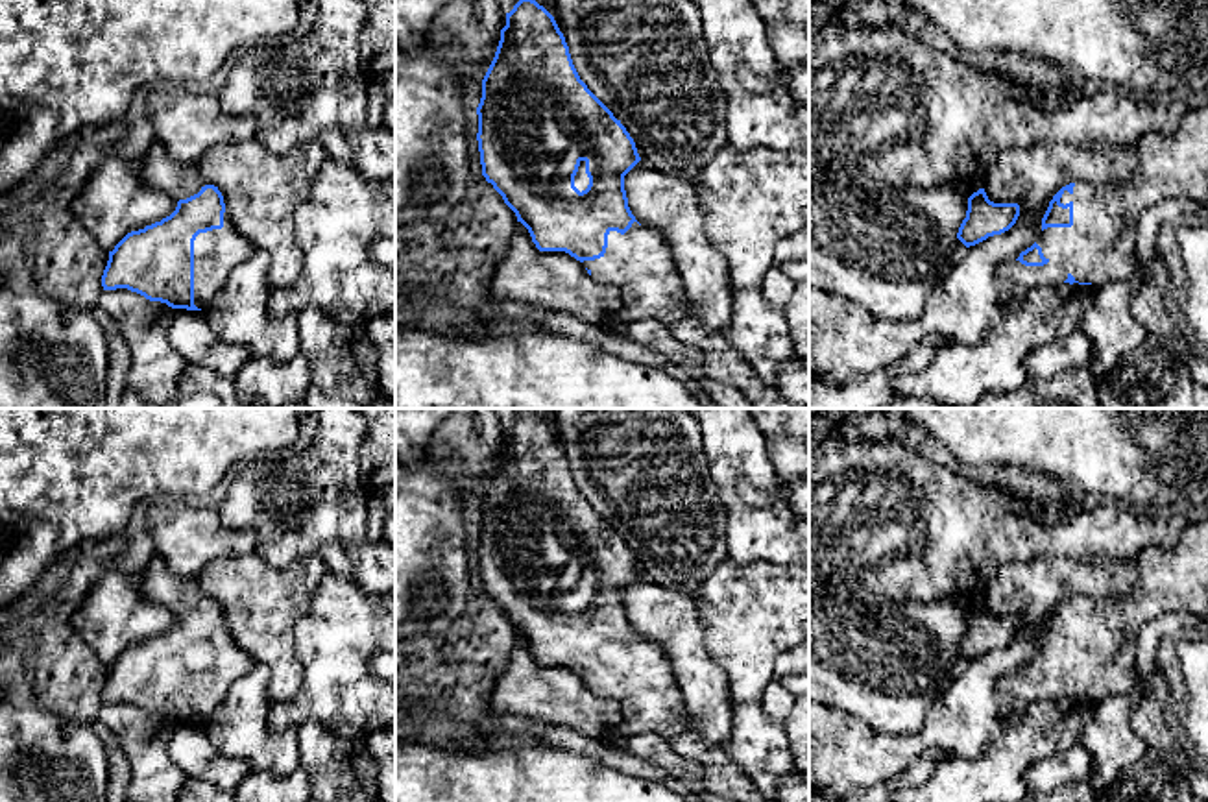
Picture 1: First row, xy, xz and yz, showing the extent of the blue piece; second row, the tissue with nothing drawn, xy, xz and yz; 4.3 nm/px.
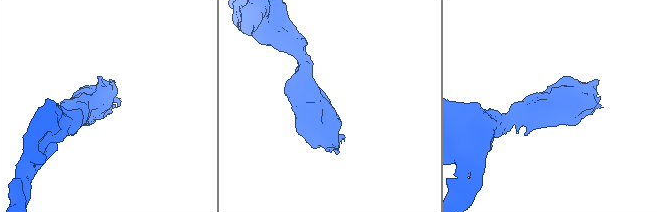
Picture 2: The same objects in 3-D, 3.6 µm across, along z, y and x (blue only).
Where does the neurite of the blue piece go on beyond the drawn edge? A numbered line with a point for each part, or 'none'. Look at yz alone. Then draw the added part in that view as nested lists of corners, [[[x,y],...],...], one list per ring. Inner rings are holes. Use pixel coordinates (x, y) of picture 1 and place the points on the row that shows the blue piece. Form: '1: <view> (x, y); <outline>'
1: yz (1098, 248); [[[1208,107],[1188,109],[1175,133],[1149,131],[1138,144],[1140,164],[1132,179],[1125,185],[1119,183],[1075,183],[1073,192],[1064,190],[1060,203],[1073,203],[1071,227],[1047,227],[1040,233],[1036,244],[1042,248],[1044,257],[1049,261],[1044,266],[1025,266],[1020,261],[1003,264],[1001,272],[1025,290],[1038,285],[1060,285],[1071,273],[1075,281],[1086,283],[1090,288],[1101,288],[1112,281],[1129,279],[1134,273],[1134,248],[1138,242],[1140,214],[1164,200],[1188,196],[1199,205],[1208,201]]]

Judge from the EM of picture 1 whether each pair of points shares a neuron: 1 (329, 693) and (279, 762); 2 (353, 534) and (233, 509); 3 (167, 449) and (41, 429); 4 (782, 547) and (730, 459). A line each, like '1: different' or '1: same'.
1: different
2: same
3: same
4: same

